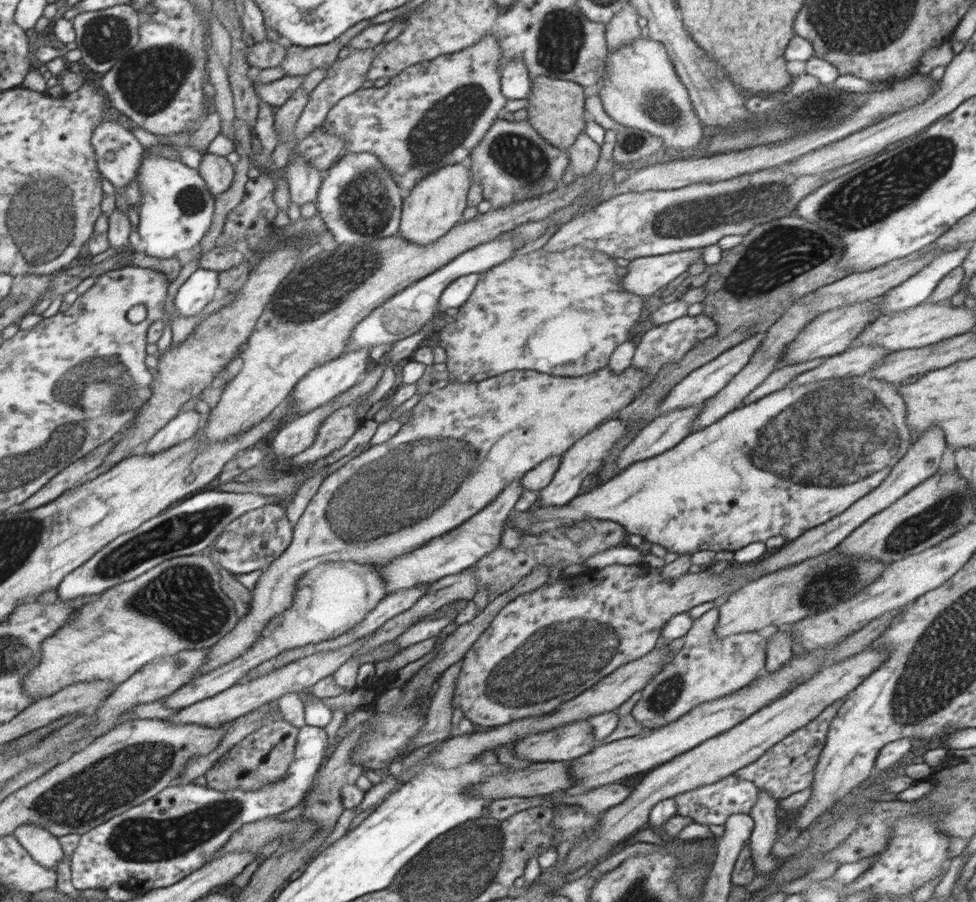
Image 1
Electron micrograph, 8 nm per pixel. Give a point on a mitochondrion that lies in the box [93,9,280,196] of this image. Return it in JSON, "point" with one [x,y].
{"point":[148,82]}

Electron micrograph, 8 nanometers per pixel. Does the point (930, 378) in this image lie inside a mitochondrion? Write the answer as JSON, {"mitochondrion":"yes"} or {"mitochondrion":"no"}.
{"mitochondrion":"no"}

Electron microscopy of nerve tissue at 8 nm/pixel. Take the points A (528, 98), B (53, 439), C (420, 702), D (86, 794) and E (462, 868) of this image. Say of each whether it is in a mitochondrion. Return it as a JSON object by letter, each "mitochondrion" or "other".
{"A":"other","B":"mitochondrion","C":"other","D":"mitochondrion","E":"mitochondrion"}

